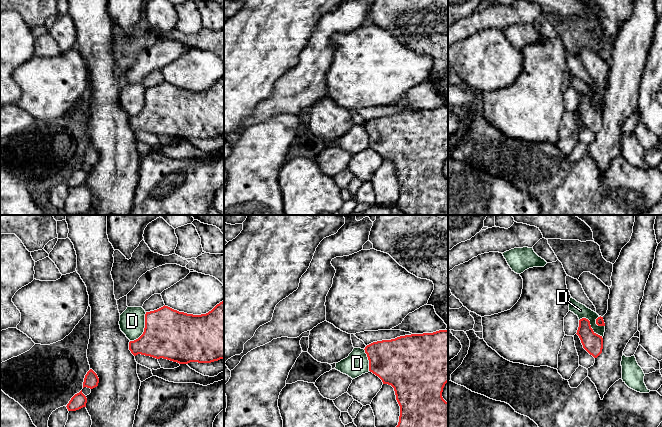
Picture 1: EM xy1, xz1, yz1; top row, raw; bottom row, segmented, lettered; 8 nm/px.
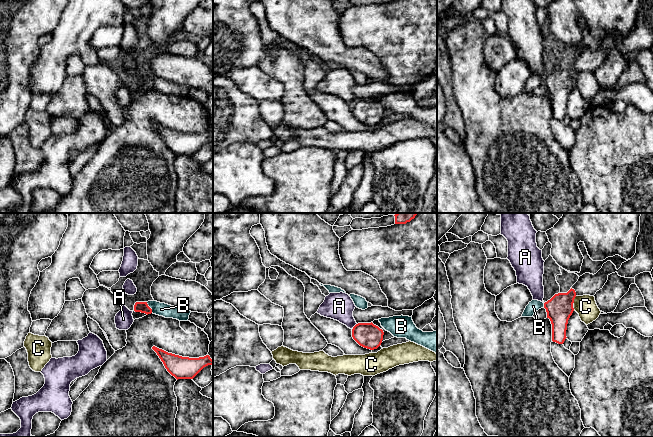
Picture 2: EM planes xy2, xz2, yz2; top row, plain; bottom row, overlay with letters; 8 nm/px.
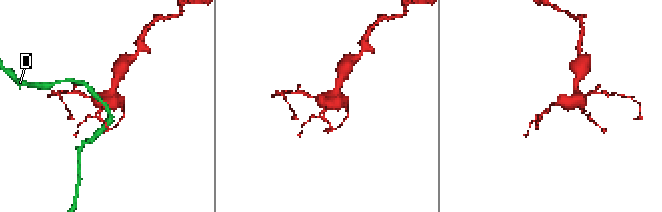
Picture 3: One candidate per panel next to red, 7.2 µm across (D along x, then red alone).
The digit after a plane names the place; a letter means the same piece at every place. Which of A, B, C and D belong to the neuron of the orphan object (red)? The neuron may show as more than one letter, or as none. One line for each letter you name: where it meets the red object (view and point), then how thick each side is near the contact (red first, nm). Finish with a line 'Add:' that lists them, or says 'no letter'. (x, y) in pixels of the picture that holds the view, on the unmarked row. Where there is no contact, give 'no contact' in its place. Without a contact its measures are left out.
Add: no letter

